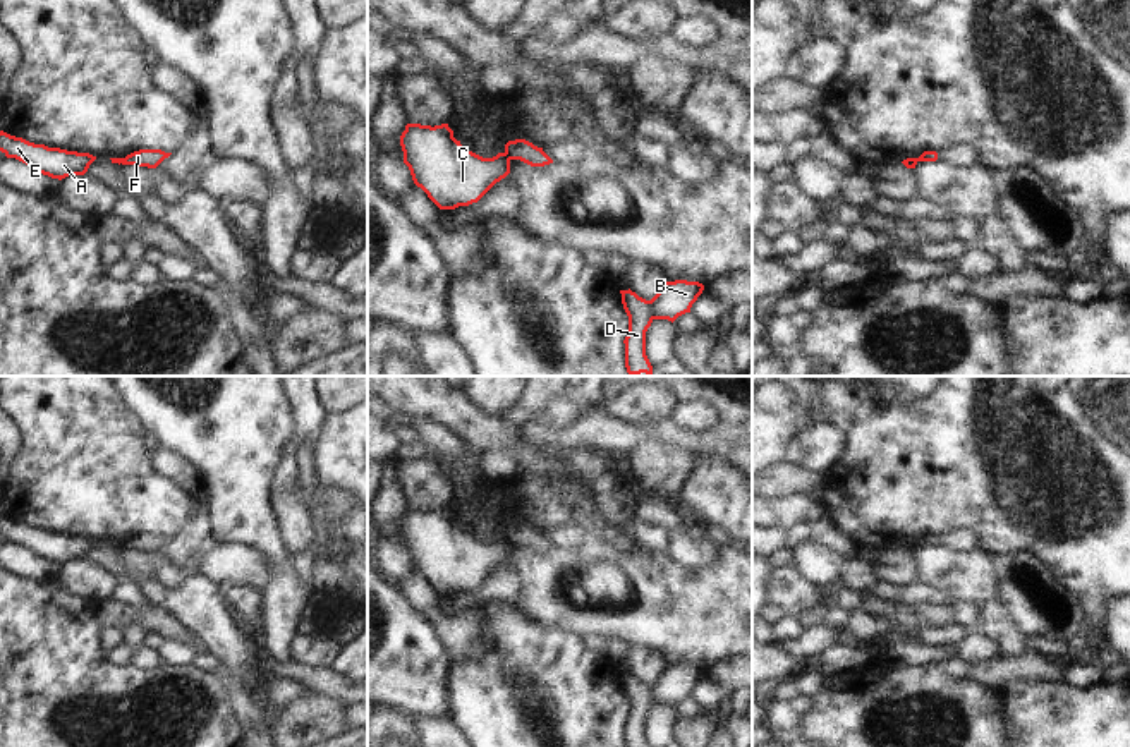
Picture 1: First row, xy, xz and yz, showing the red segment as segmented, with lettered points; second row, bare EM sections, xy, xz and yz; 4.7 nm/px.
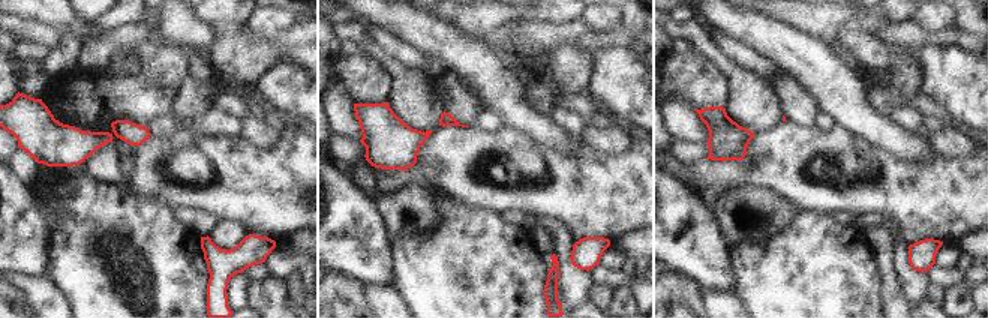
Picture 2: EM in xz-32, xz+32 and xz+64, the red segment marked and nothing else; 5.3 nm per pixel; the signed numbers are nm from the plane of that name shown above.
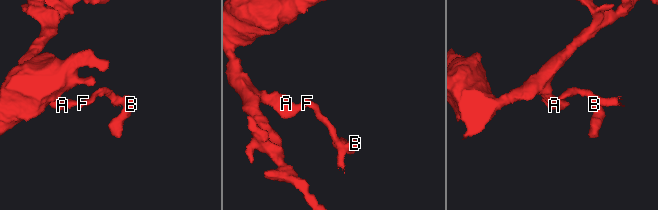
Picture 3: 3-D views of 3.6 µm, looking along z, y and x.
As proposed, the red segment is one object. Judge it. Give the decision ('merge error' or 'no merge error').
merge error

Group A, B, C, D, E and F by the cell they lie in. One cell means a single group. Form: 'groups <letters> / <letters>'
groups A C E / B D F

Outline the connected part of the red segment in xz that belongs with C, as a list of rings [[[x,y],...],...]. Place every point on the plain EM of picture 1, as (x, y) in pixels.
[[[407,508],[400,520],[404,548],[412,565],[440,594],[477,587],[510,558],[510,543],[483,543],[453,522],[448,508]]]

